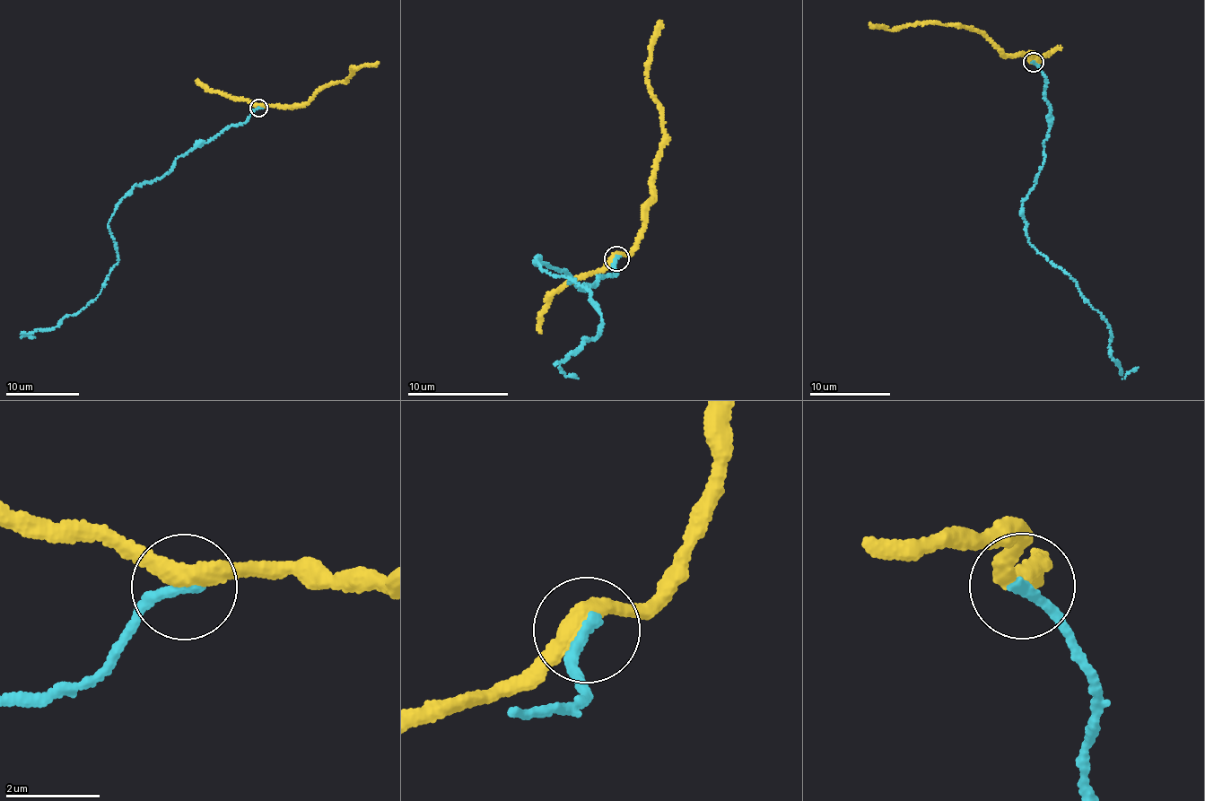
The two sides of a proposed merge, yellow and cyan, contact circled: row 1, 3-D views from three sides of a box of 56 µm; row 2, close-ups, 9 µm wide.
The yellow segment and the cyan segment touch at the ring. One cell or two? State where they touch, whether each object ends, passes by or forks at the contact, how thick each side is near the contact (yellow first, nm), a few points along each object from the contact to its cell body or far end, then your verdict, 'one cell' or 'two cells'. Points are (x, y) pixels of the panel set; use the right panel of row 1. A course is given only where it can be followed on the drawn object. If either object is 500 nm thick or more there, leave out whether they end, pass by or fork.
place (1034, 62); yellow passes by; cyan ends; calibres 340 and 240 nm; course yellow (1033, 63), (1032, 54), (999, 51), (983, 34), (956, 24), (934, 22), (907, 27), (878, 27), (870, 22); course cyan (1033, 63), (1051, 116), (1042, 167), (1023, 203), (1027, 237), (1106, 319), (1122, 375), (1138, 367); two cells

